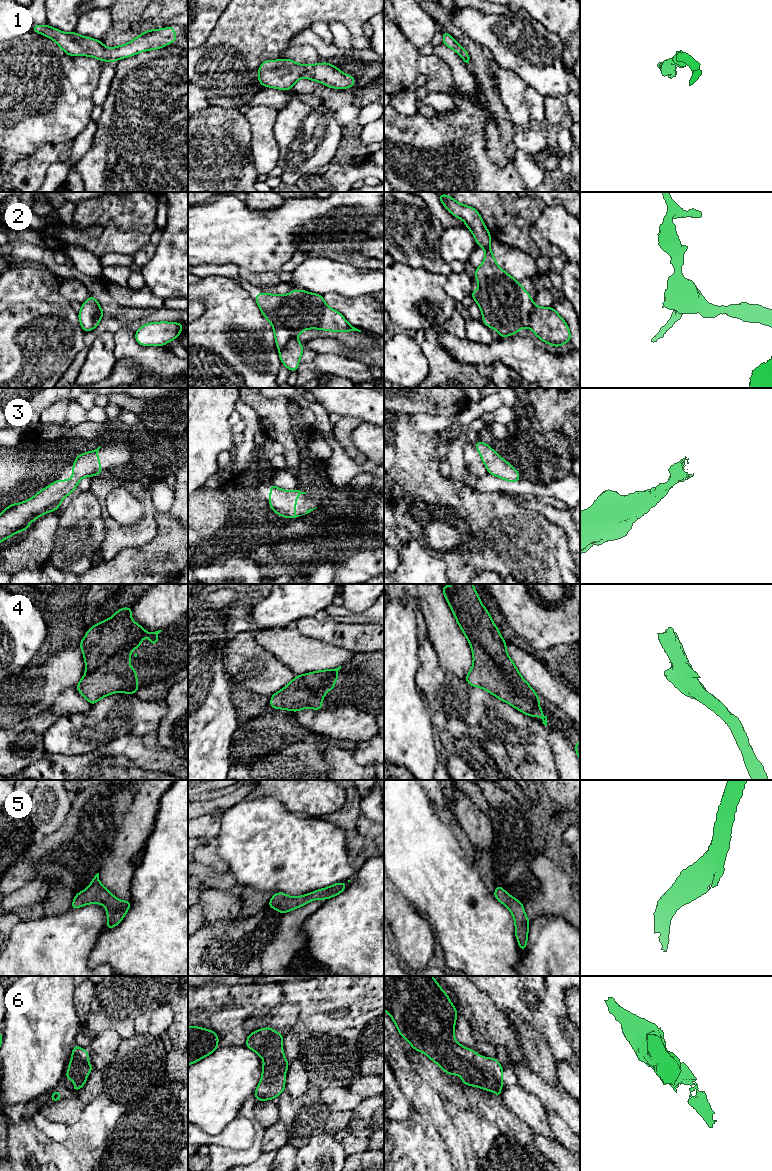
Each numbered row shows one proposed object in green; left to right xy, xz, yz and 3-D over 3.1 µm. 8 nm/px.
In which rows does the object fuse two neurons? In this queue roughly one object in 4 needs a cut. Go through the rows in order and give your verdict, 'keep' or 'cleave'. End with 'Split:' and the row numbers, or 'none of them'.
1: keep
2: cleave
3: keep
4: cleave
5: keep
6: keep
Split: 2, 4

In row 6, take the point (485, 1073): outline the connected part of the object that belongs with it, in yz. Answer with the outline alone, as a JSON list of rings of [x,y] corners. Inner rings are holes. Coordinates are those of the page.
[[[384,976],[384,1010],[391,1016],[400,1036],[411,1044],[412,1049],[423,1052],[447,1074],[461,1075],[464,1085],[493,1091],[497,1097],[501,1097],[501,1088],[505,1085],[501,1080],[504,1068],[495,1056],[486,1059],[456,1041],[454,1029],[458,1011],[448,994],[432,977]]]

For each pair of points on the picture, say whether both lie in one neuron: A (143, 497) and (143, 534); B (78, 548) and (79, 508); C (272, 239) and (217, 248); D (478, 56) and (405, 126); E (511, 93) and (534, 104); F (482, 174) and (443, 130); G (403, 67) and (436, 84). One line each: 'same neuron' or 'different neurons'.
A: same neuron
B: same neuron
C: same neuron
D: different neurons
E: different neurons
F: same neuron
G: same neuron

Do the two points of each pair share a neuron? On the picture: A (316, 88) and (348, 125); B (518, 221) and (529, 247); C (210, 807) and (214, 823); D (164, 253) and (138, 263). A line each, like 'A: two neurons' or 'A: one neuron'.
A: one neuron
B: one neuron
C: two neurons
D: two neurons

